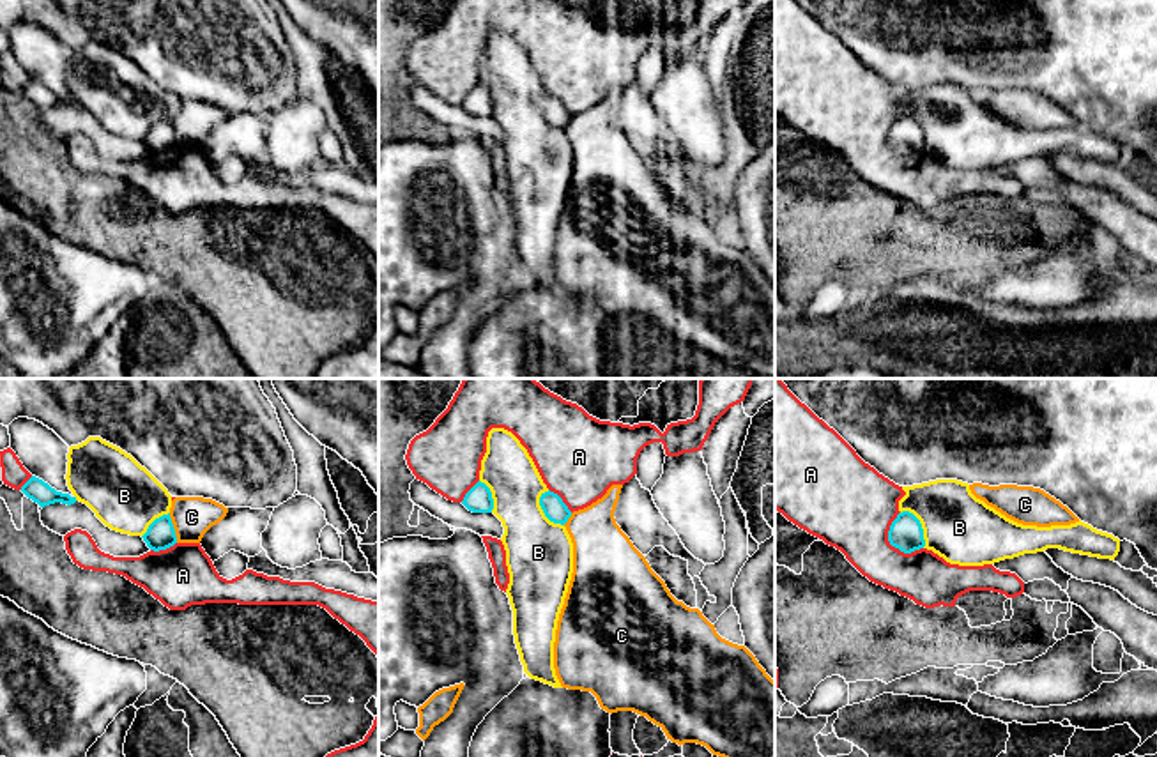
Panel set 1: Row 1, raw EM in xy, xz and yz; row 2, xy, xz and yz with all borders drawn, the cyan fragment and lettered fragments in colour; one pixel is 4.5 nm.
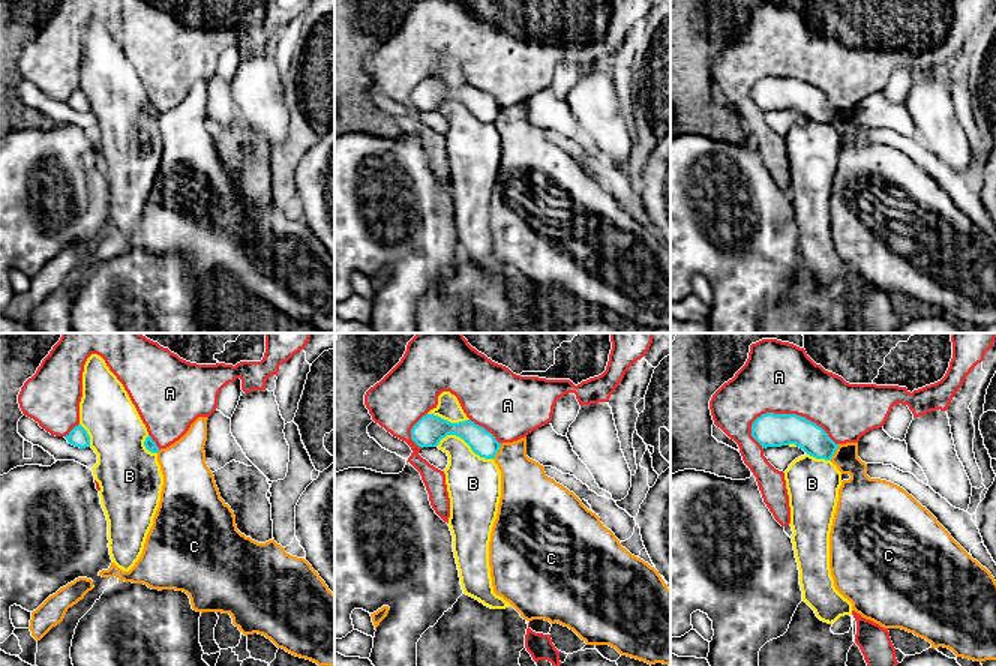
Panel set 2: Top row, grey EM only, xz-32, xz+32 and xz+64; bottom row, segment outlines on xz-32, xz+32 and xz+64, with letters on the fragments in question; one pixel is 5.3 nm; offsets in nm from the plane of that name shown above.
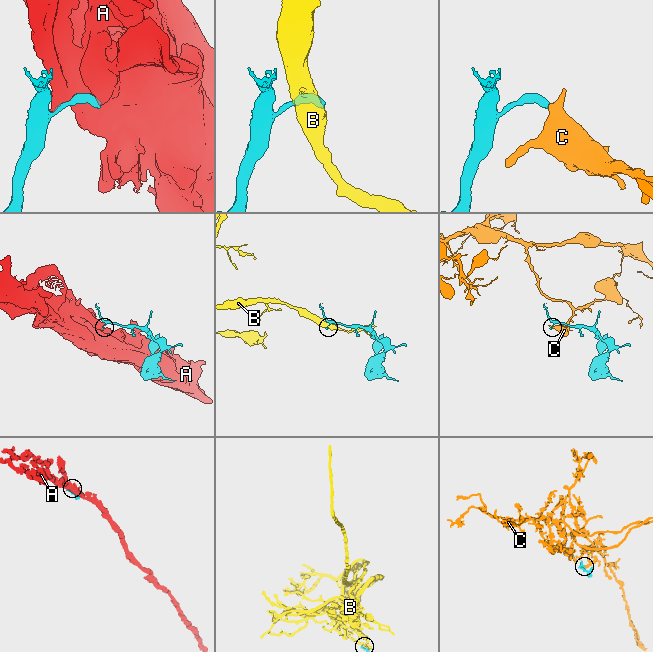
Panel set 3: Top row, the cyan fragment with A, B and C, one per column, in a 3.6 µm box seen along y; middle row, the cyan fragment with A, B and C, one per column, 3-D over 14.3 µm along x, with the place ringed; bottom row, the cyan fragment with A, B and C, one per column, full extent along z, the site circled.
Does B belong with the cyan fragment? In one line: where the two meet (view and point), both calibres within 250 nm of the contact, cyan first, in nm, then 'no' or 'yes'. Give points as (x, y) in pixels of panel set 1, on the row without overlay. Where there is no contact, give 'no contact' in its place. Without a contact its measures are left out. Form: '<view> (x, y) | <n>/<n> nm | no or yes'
xz (544, 115) | 100/300 nm | no

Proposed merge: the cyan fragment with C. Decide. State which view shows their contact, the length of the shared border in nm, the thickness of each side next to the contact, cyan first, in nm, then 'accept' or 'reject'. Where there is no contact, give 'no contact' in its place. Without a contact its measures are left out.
contact in xy; length 140 nm; calibres 130 and 190 nm; reject

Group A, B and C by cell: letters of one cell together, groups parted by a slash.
A / B / C

